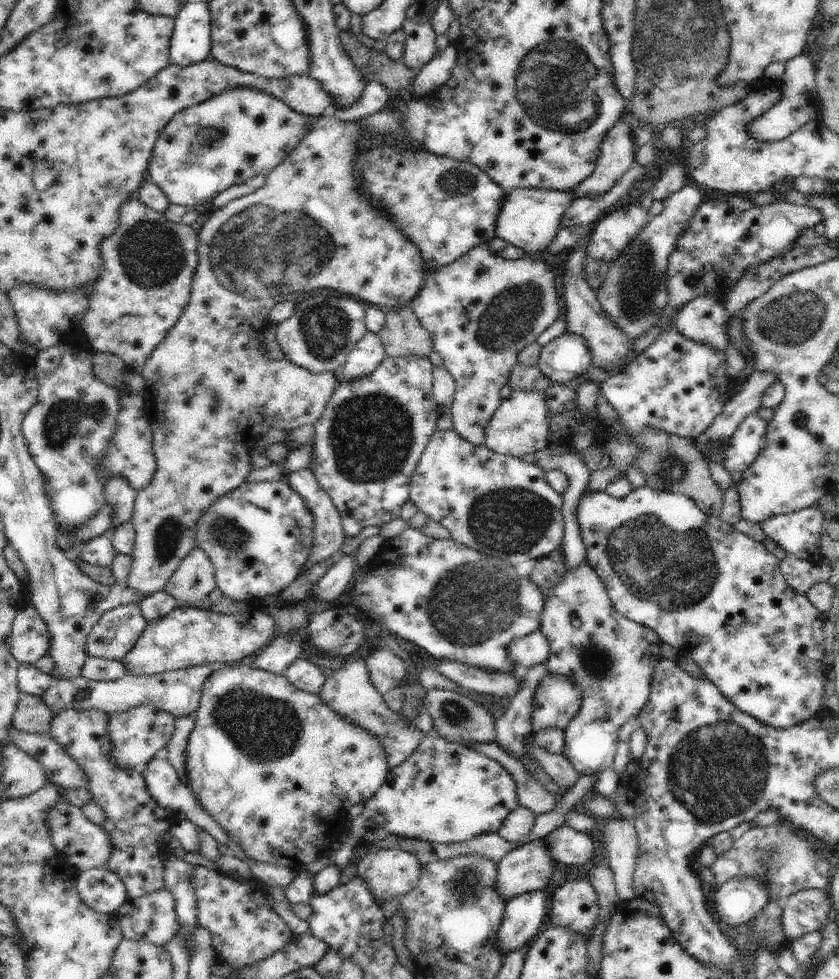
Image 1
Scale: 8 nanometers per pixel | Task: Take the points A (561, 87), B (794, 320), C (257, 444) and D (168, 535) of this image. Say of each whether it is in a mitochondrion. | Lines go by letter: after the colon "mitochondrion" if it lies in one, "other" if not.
A: mitochondrion
B: mitochondrion
C: other
D: mitochondrion

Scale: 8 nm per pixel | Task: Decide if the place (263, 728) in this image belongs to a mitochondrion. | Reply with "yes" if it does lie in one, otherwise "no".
yes

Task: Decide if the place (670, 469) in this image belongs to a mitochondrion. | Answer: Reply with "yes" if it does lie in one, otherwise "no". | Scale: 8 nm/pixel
yes

